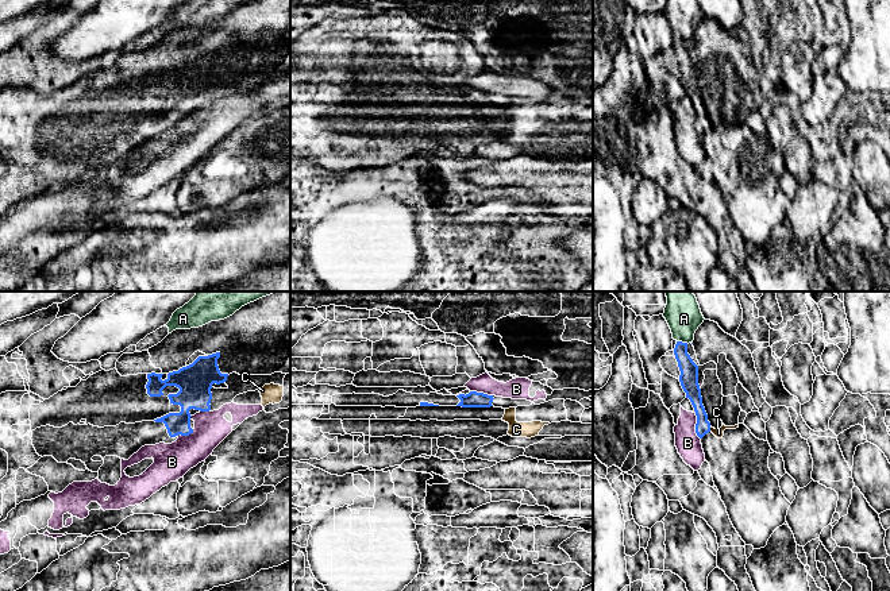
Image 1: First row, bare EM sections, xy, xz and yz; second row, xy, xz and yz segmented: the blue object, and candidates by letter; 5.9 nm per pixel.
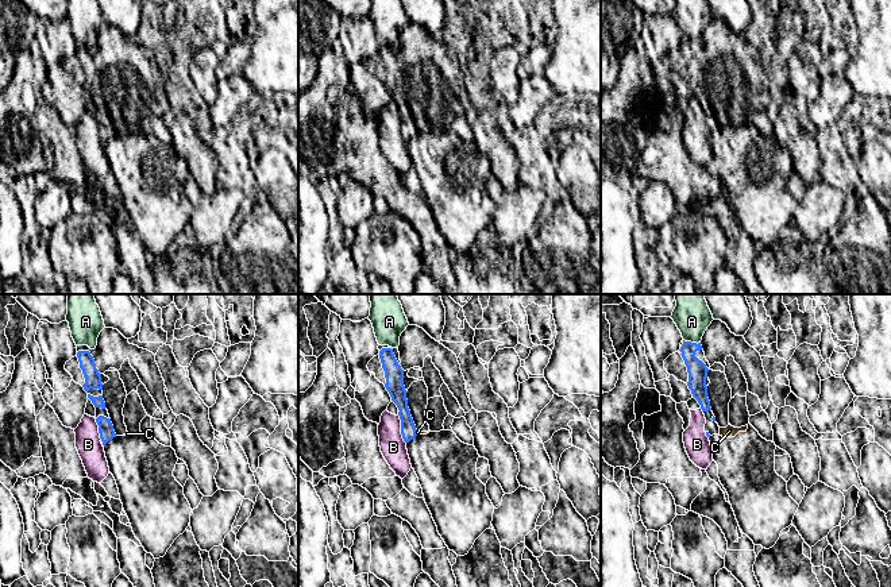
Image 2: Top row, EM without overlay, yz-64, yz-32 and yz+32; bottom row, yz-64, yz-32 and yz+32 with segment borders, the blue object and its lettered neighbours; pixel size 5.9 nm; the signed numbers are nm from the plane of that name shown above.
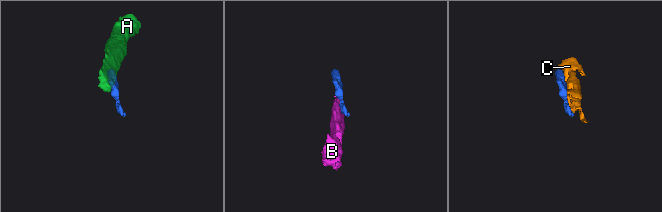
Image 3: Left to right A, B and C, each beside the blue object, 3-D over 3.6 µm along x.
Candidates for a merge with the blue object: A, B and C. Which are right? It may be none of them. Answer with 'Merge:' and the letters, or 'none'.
Merge: none

